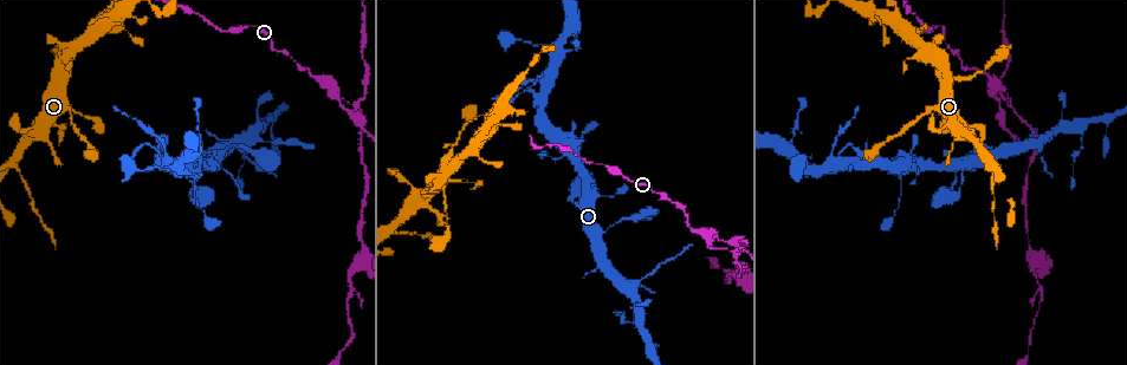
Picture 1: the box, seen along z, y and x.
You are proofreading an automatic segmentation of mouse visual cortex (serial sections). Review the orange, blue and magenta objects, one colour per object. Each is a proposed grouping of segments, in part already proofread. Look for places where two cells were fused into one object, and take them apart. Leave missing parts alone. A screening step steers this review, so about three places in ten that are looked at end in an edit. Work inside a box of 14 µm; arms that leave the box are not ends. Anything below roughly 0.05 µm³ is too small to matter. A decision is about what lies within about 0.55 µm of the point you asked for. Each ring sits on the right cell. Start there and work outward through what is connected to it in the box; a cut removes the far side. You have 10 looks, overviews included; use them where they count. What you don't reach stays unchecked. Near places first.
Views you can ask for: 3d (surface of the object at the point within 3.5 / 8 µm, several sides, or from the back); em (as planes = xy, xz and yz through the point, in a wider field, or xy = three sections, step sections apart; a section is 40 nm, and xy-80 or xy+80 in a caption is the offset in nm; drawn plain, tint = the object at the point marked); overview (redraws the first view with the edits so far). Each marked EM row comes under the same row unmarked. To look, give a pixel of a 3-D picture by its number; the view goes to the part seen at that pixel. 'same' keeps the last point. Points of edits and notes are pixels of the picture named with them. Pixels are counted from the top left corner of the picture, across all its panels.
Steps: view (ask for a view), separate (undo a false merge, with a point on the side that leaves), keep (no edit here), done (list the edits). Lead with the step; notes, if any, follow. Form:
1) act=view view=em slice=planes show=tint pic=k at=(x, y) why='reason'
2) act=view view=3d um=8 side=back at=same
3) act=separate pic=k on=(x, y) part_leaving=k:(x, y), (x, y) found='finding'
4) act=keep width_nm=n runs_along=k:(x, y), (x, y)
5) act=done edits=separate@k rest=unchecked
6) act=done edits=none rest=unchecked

act=view view=em slice=xy step=1 show=tint pic=1 at=(196, 168) why='four or more arms meet'

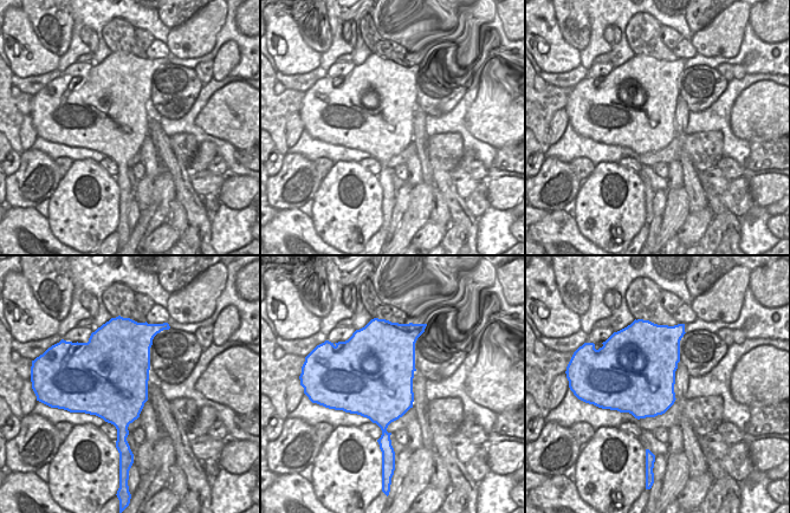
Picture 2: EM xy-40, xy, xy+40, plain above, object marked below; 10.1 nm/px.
act=view view=3d um=3.5 at=same

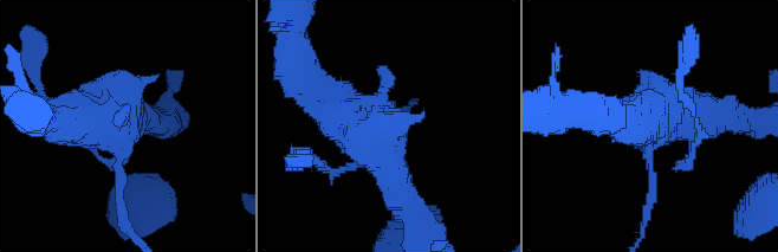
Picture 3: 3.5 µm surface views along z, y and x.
act=keep width_nm=850 runs_along=3:(407, 206), (381, 146), (309, 88) found='continuous, no second cell'

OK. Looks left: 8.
act=view view=3d um=8 side=back pic=1 at=(169, 159) why='branch point'

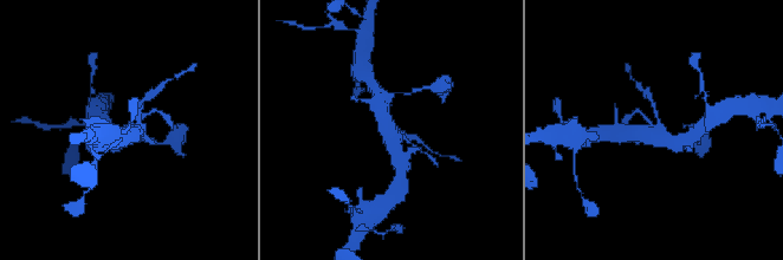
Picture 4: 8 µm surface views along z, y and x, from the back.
act=view view=em slice=xy step=5 show=tint pic=4 at=(655, 127) why='need the tissue'

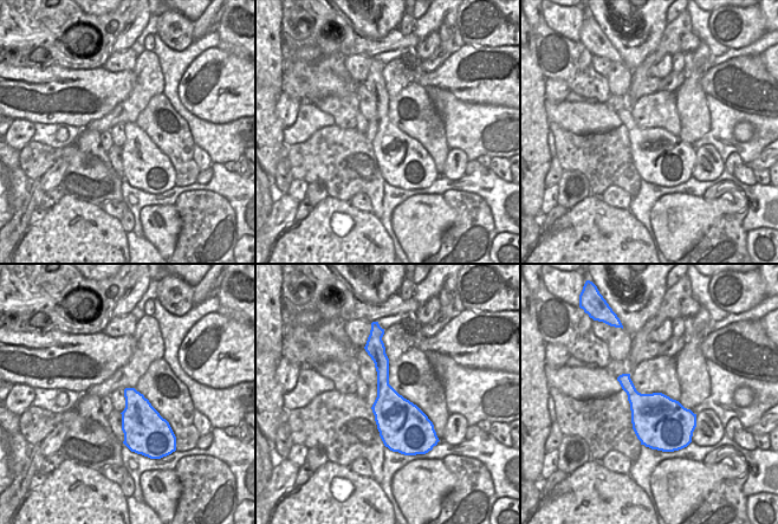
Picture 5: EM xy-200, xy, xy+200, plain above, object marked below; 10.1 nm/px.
act=keep runs_along=4:(401, 166), (379, 104) found='continuous, no second cell'

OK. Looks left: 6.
act=view view=em slice=xy step=1 show=tint pic=1 at=(541, 51) why='narrows sharply'

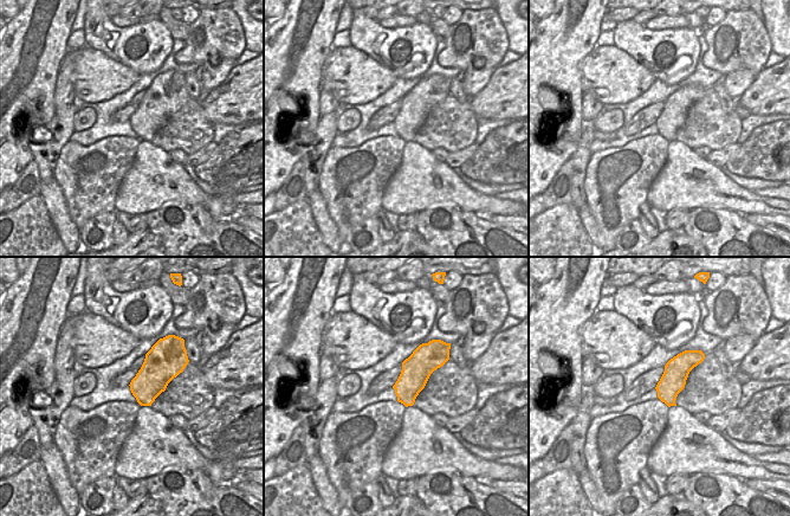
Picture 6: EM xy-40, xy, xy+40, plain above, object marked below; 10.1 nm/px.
act=view view=3d um=3.5 at=same

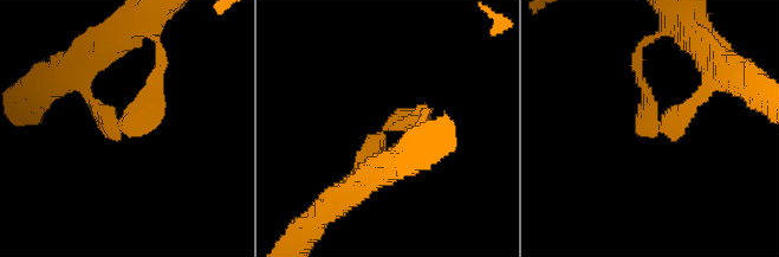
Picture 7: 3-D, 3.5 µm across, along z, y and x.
act=keep width_nm=280 runs_along=7:(349, 178), (393, 123), (428, 115) found='continuous, no second cell'

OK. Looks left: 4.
act=view view=3d um=3.5 pic=1 at=(598, 164) why='thin neck'

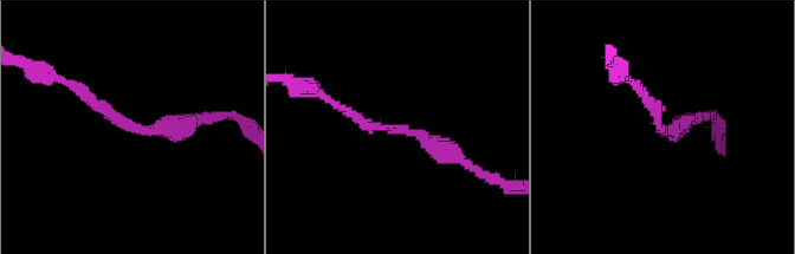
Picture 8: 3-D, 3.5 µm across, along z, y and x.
act=view view=em slice=xy step=5 show=tint pic=8 at=(660, 127) arm_widths_nm=150,250

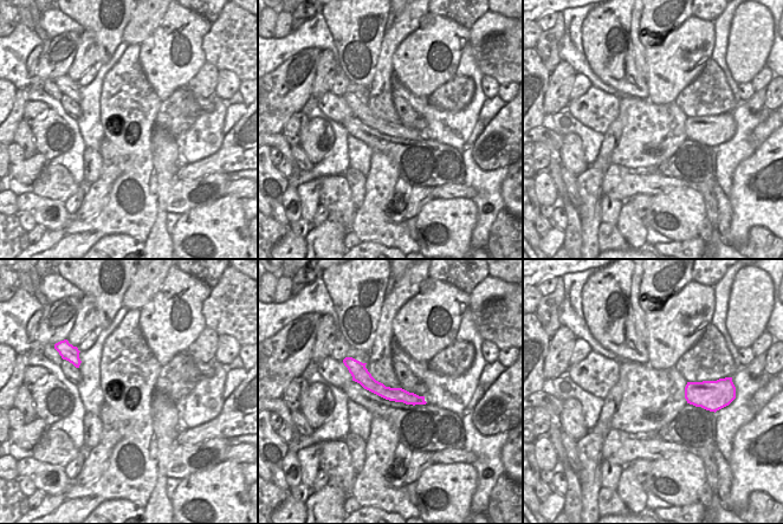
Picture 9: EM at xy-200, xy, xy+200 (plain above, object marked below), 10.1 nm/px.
act=keep runs_along=9:(349, 362), (383, 392), (421, 401) found='all the same cell'

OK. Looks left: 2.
act=view view=em slice=xy step=5 show=tint pic=1 at=(275, 118) why='two arms in line, one across'

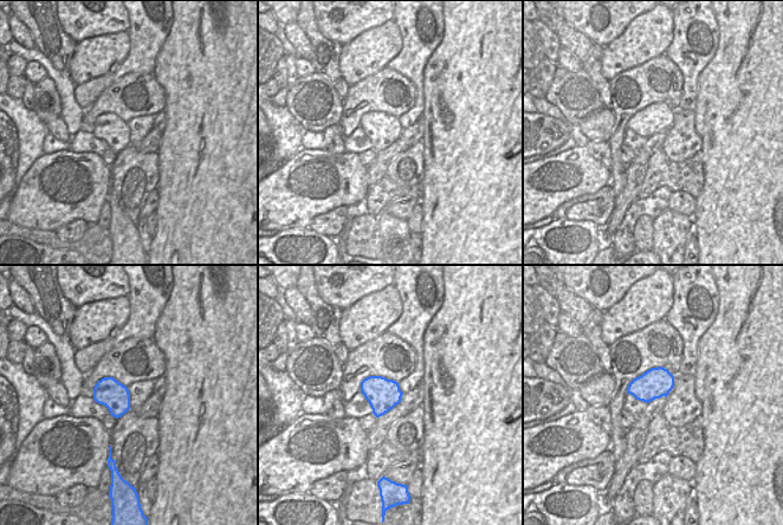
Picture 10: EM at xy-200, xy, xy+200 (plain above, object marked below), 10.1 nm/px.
act=view view=3d um=3.5 at=same why='see where the arms go'

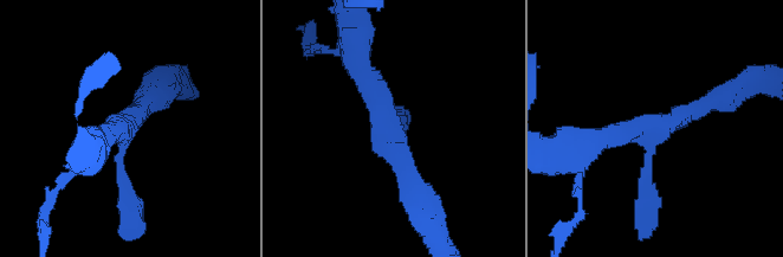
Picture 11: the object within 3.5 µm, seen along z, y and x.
act=keep arm_widths_nm=150,300,300 found='one cell here'

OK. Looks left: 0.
act=done edits=none rest=unchecked

